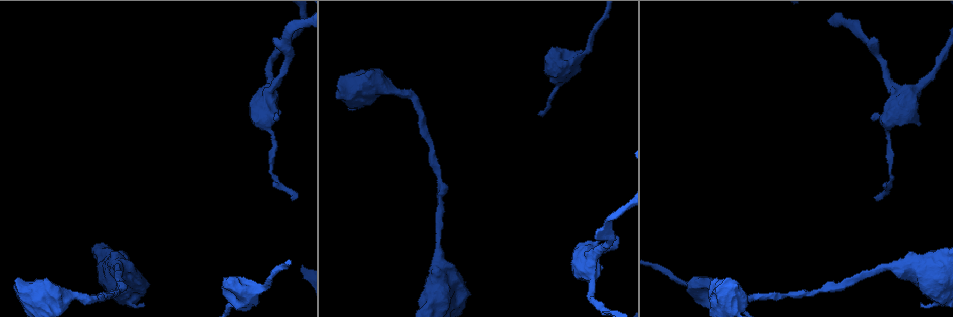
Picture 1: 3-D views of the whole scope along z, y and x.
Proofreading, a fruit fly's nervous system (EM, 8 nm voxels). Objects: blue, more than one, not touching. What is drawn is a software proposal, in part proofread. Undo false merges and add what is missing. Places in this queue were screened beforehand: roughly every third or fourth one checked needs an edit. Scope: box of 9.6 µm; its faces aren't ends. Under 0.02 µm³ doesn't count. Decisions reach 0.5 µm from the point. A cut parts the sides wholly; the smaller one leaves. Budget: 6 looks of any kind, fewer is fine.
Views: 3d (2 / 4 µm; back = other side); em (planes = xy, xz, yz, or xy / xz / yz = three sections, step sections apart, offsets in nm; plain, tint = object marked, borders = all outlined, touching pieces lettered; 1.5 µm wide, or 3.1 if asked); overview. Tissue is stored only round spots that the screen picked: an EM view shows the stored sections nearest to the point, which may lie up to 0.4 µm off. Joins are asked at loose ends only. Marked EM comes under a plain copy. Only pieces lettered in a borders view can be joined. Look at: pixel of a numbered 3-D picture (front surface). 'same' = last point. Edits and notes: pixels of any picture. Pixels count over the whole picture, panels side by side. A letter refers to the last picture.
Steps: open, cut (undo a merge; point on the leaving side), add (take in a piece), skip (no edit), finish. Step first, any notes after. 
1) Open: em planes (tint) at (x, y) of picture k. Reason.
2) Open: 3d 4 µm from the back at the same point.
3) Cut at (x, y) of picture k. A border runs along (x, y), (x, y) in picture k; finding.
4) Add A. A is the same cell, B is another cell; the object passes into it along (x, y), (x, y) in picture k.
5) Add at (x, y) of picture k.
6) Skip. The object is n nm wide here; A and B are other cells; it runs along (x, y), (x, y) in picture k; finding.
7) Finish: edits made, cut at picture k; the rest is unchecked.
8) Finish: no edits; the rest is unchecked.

Open: em xy step 4 (tint) at (873, 118) of picture 1. Free end.

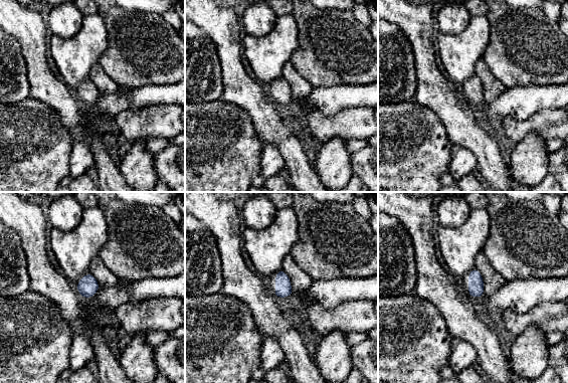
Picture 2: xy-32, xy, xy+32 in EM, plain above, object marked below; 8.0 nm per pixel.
Open: em planes (borders) at the same point. Another direction.

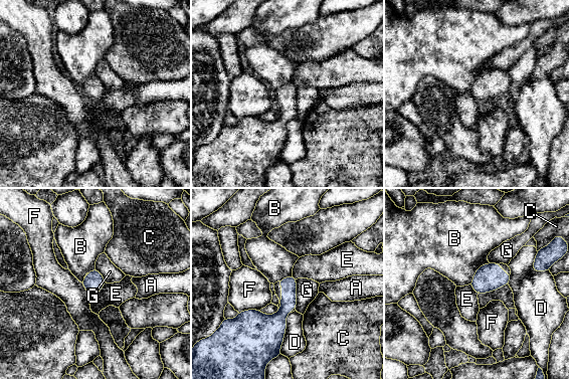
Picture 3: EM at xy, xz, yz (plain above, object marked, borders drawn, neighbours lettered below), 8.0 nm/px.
Skip. A, B, C, D, E, F and G are other cells; a border runs along (106, 282), (95, 294) in picture 3; none of them fits.

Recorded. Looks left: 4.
Open: em xz step 4 (tint) at (75, 296) of picture 1. Sudden change in width.

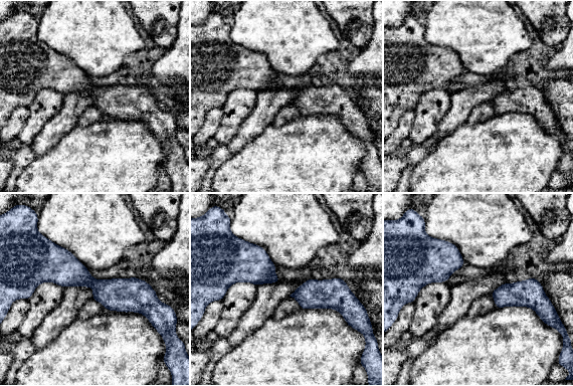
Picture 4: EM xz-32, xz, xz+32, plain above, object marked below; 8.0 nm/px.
Open: em planes (borders) at the same point.

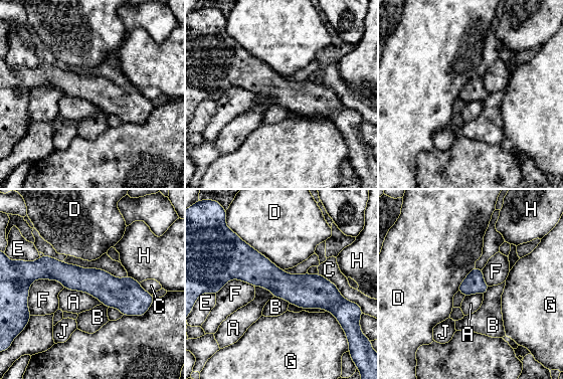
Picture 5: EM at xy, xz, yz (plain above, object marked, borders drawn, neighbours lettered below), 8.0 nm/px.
Skip. A, B, C, D, E, F, G, H and J are other cells; a border runs along (63, 288), (85, 292), (102, 303) in picture 5; one neuron here.

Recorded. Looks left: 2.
Open: em planes (tint) at (814, 292) of picture 1. Thin neck.

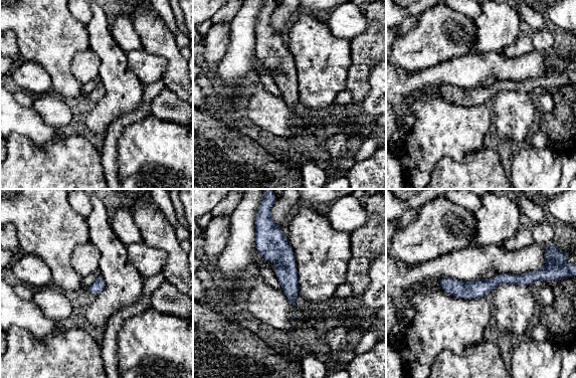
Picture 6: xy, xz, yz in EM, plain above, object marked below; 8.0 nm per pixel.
Open: em planes (borders) at the same point.

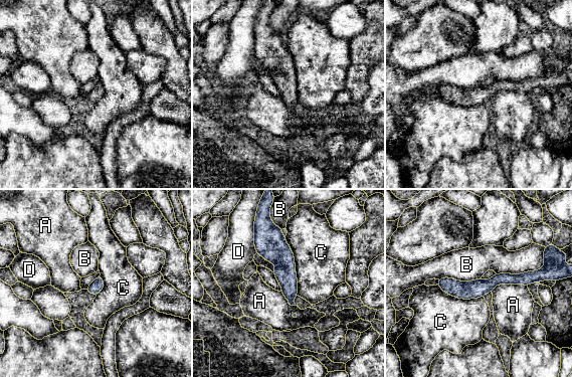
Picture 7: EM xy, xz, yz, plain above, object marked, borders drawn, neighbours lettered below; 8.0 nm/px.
Skip. The longest contact is with C, 480 nm; A, B, C and D are other cells; it runs along (541, 274), (482, 288), (440, 284) in picture 7; one neuron here.

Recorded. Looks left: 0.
Finish: no edits; the rest is unchecked.

